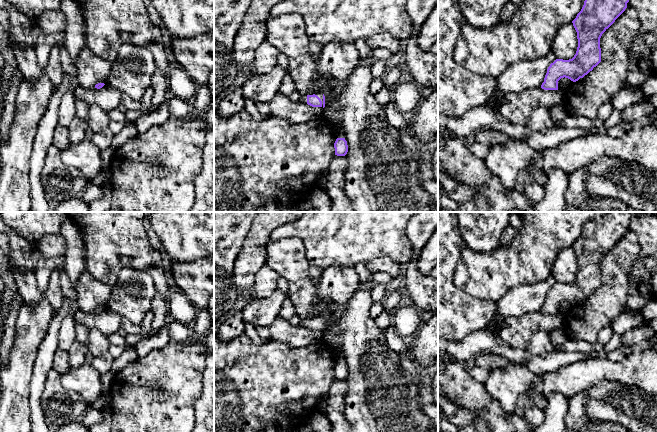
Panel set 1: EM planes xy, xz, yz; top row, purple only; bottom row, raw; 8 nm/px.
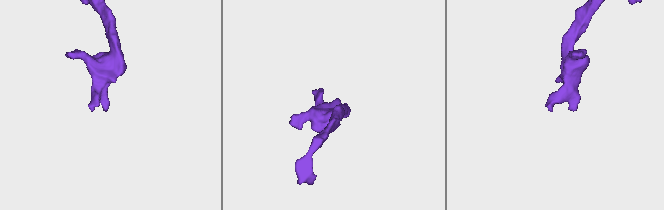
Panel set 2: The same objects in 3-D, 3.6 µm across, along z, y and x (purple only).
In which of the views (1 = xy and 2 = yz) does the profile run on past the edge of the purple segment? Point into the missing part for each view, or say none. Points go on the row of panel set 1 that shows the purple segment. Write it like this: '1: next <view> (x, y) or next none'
1: next none
2: next none

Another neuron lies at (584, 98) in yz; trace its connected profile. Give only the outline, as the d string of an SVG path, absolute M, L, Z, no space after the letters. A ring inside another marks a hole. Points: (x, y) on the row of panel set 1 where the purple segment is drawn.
M627 7L600 38L601 62L587 75L573 82L567 93L566 109L569 115L597 119L599 108L609 102L620 90L626 88L626 75L630 66L630 51L640 30L636 10Z

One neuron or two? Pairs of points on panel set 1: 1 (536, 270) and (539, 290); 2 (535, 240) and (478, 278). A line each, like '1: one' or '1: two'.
1: two
2: one

